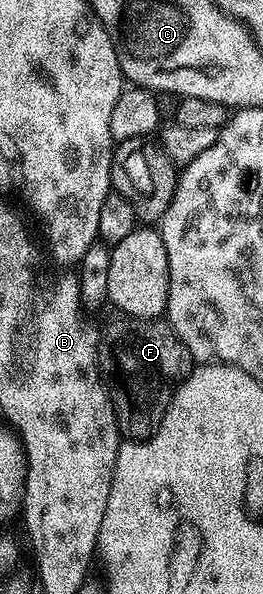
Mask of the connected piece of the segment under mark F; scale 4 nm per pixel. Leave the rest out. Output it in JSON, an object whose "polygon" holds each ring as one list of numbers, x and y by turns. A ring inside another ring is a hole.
{"polygon":[[118,317,98,341,98,370,110,392,118,433,126,441,145,441,158,431,176,389,196,364,169,322]]}

